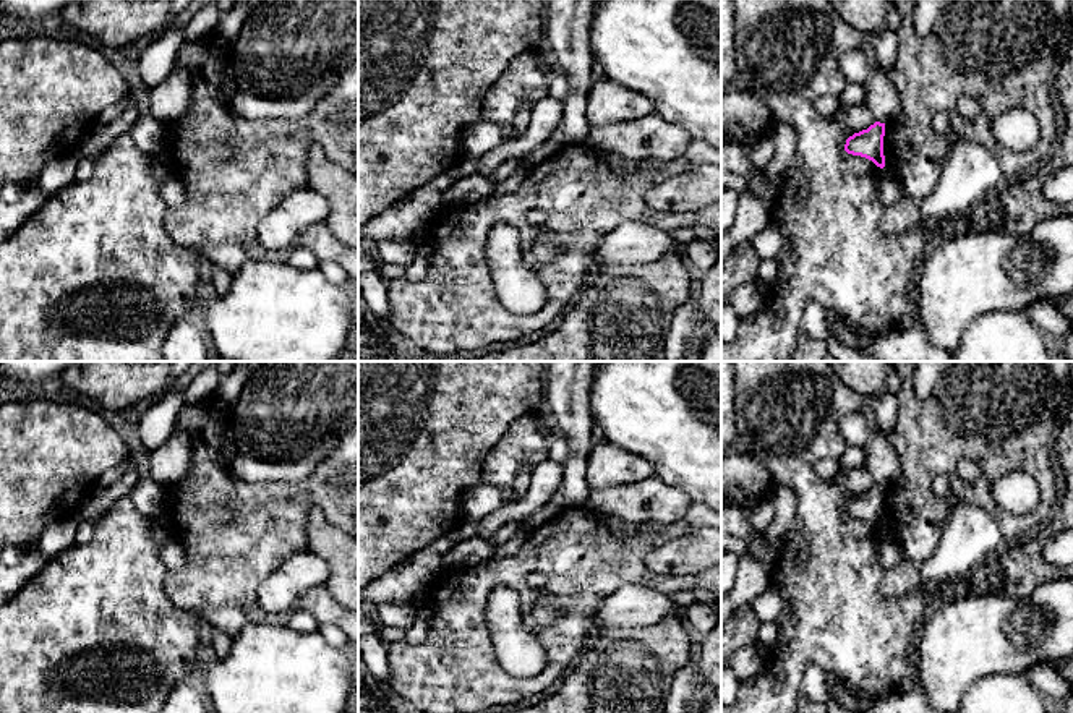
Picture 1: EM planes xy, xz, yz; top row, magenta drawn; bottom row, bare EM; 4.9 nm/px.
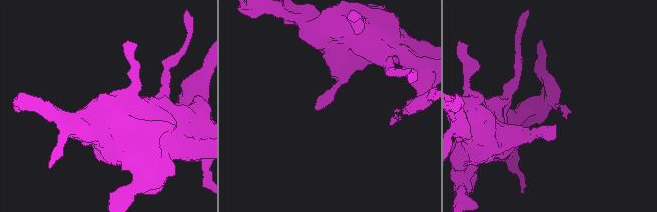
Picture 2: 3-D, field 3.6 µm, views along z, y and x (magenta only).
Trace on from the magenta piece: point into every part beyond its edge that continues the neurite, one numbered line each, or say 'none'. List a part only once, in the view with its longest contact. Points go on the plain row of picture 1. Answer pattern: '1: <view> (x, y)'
none

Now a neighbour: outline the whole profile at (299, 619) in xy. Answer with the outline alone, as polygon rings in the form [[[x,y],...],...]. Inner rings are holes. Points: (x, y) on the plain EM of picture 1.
[[[297,608],[287,614],[287,624],[298,632],[313,632],[318,630],[316,619],[305,609]]]

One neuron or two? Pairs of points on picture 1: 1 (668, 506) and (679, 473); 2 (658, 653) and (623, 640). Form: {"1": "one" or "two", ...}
{"1": "two", "2": "one"}

